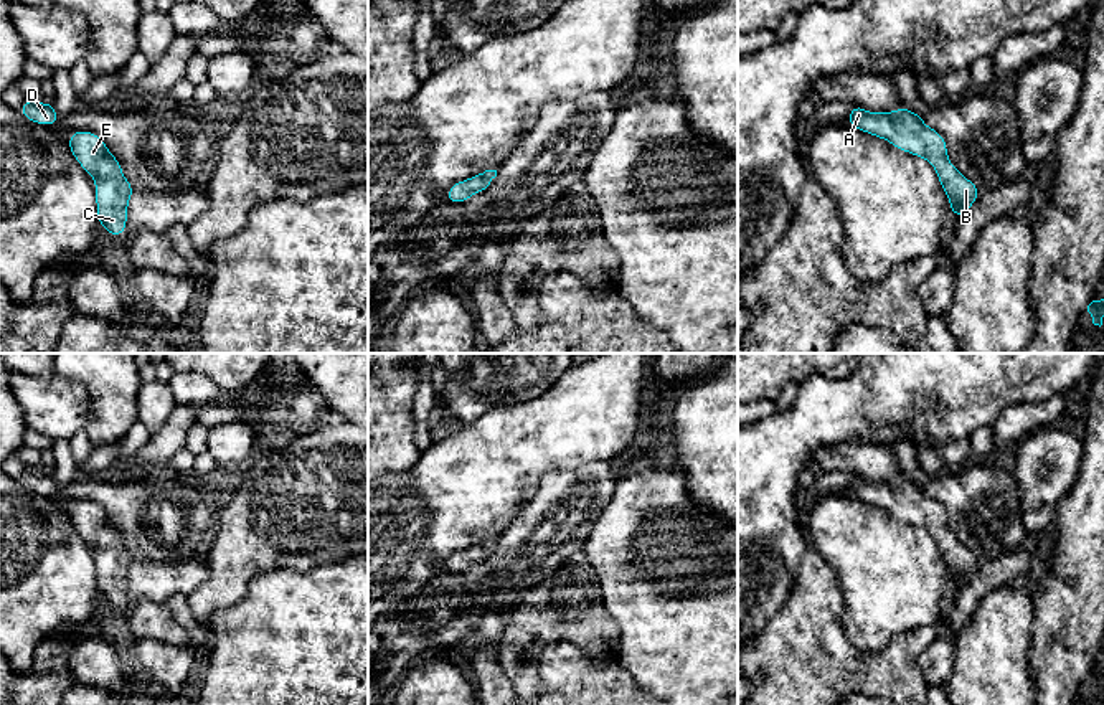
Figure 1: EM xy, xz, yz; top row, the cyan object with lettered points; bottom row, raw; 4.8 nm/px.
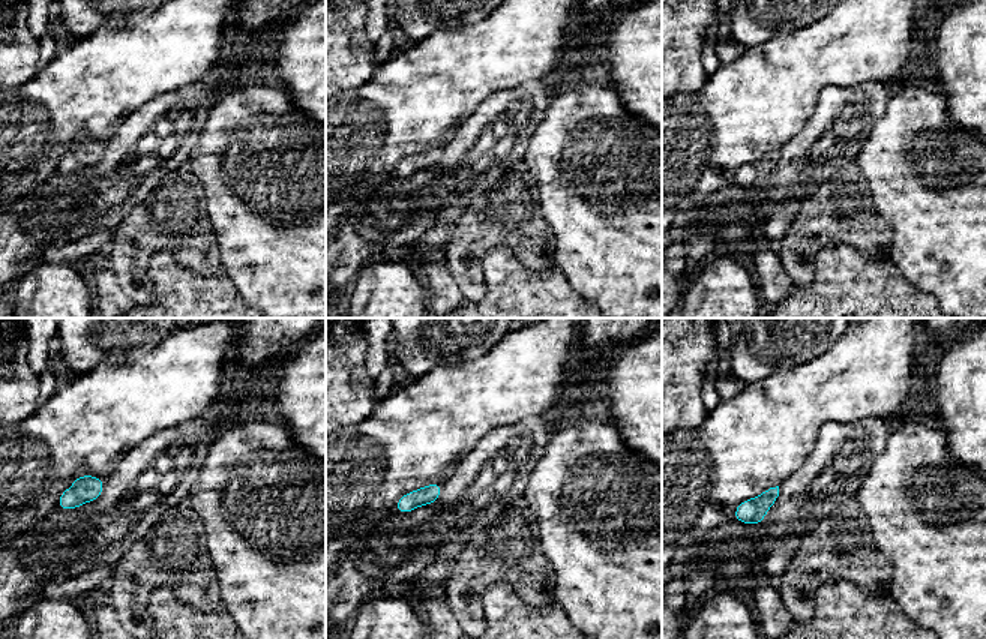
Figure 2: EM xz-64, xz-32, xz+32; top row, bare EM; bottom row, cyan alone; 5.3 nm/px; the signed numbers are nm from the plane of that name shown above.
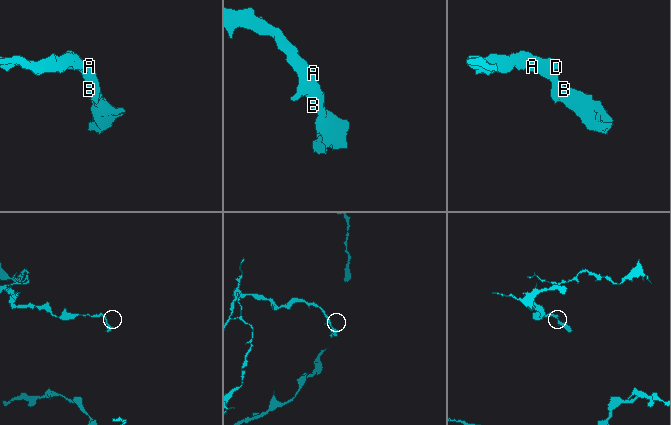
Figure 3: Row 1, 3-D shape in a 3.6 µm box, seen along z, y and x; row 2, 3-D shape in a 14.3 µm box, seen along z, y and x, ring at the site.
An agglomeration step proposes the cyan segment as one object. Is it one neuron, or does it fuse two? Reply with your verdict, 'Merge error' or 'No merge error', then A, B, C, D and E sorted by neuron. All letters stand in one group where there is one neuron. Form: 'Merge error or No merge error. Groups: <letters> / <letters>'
No merge error. Groups: A B C D E

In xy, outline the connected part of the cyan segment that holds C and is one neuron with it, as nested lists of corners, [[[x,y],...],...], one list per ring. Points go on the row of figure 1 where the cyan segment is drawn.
[[[89,130],[73,132],[68,145],[78,163],[96,182],[96,205],[102,229],[122,236],[134,188],[124,177],[120,162],[107,150],[104,140]]]

